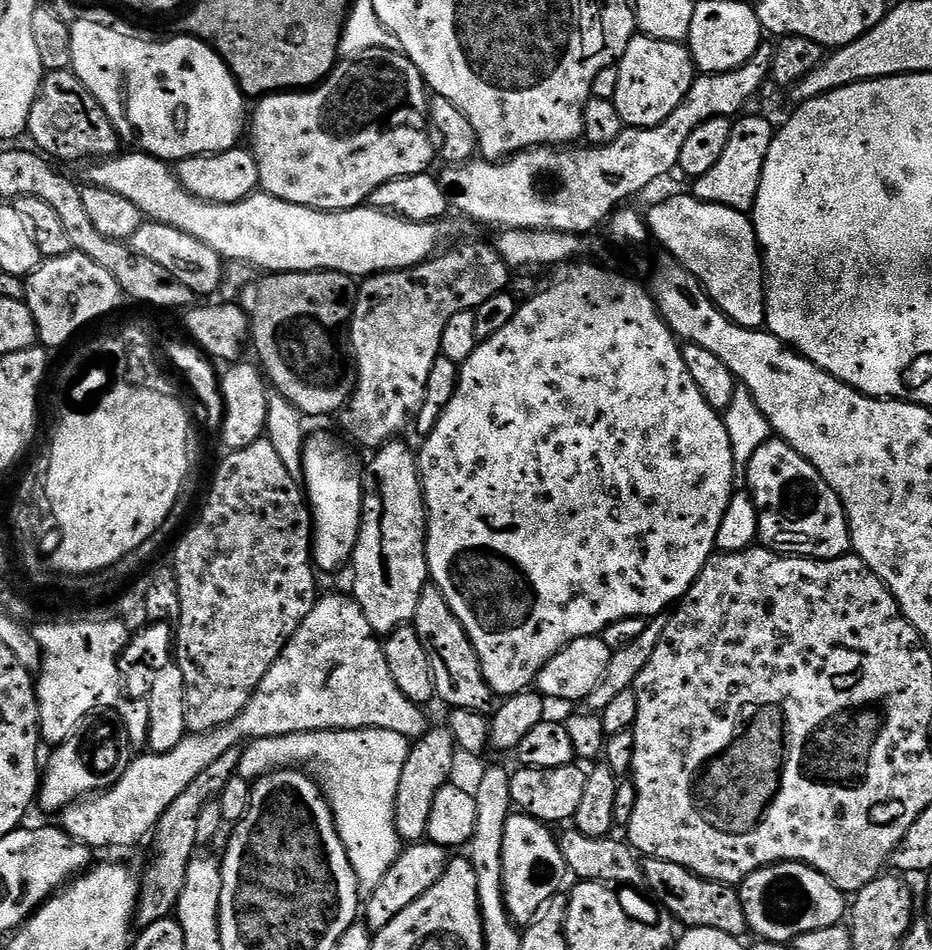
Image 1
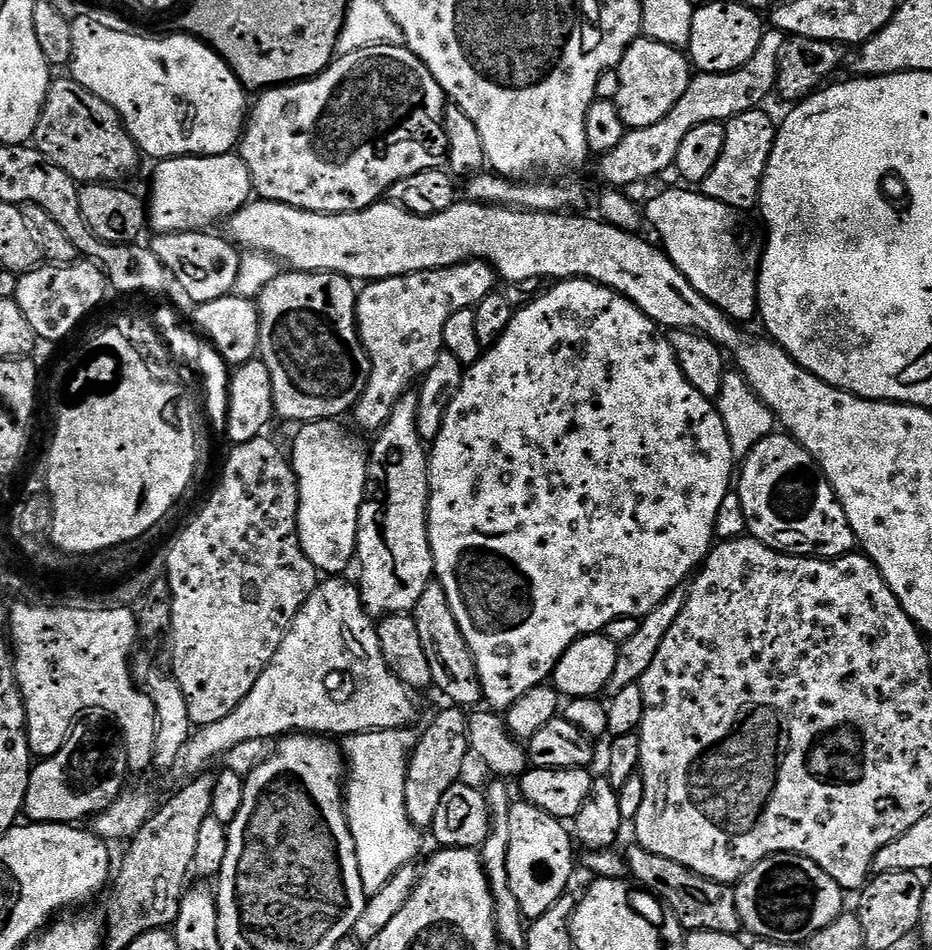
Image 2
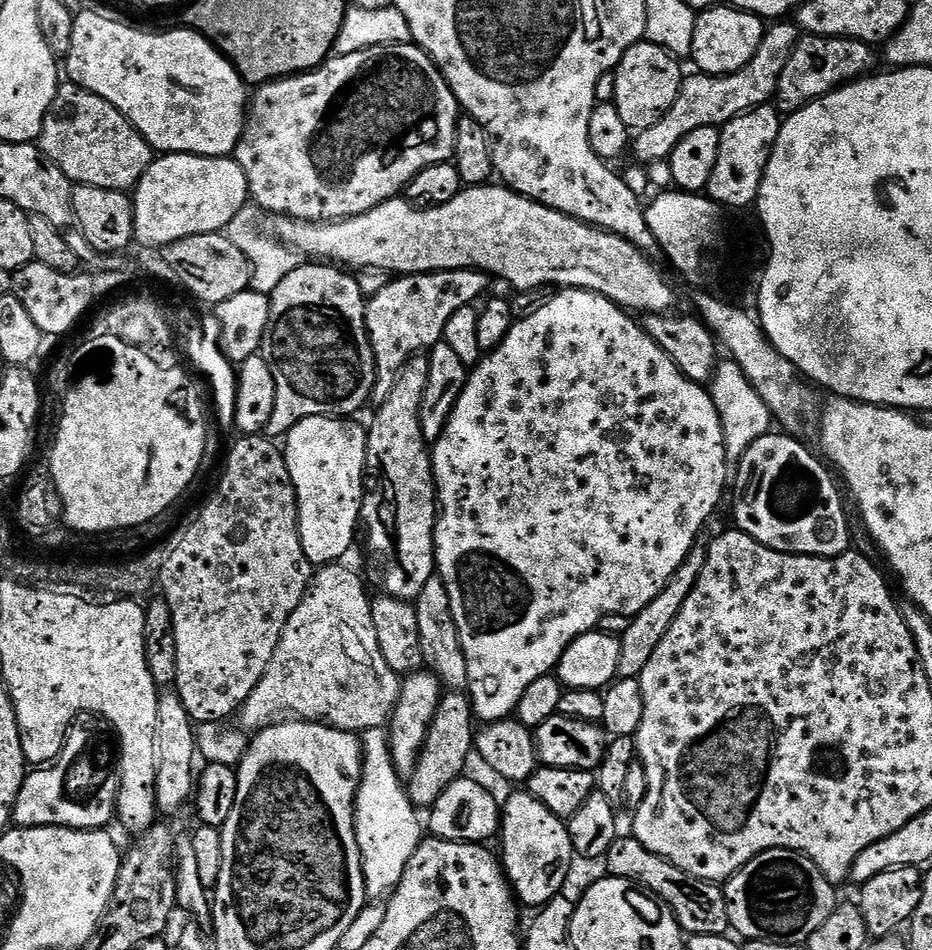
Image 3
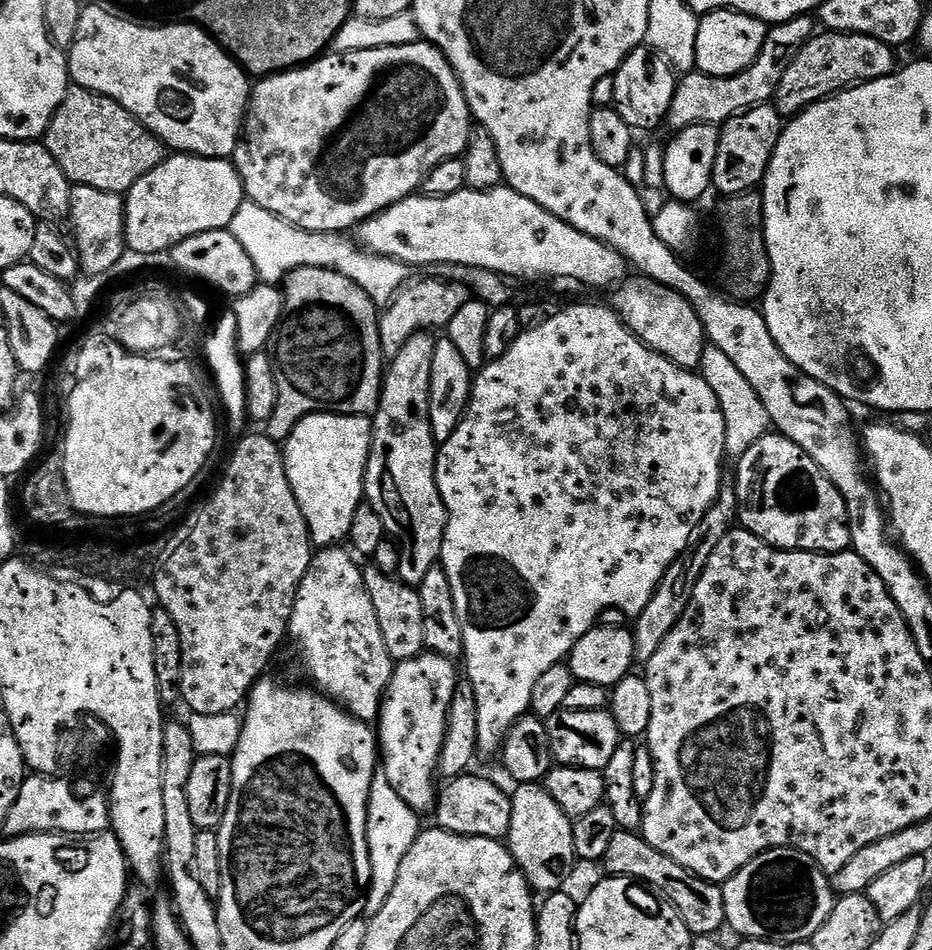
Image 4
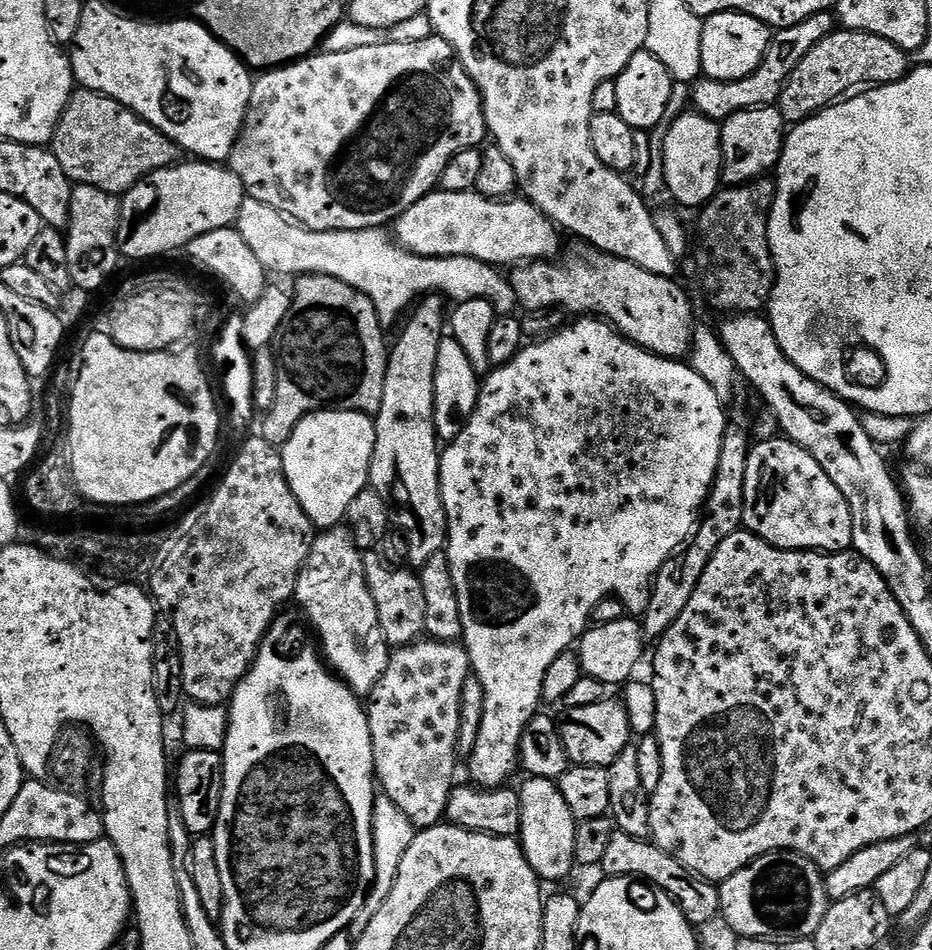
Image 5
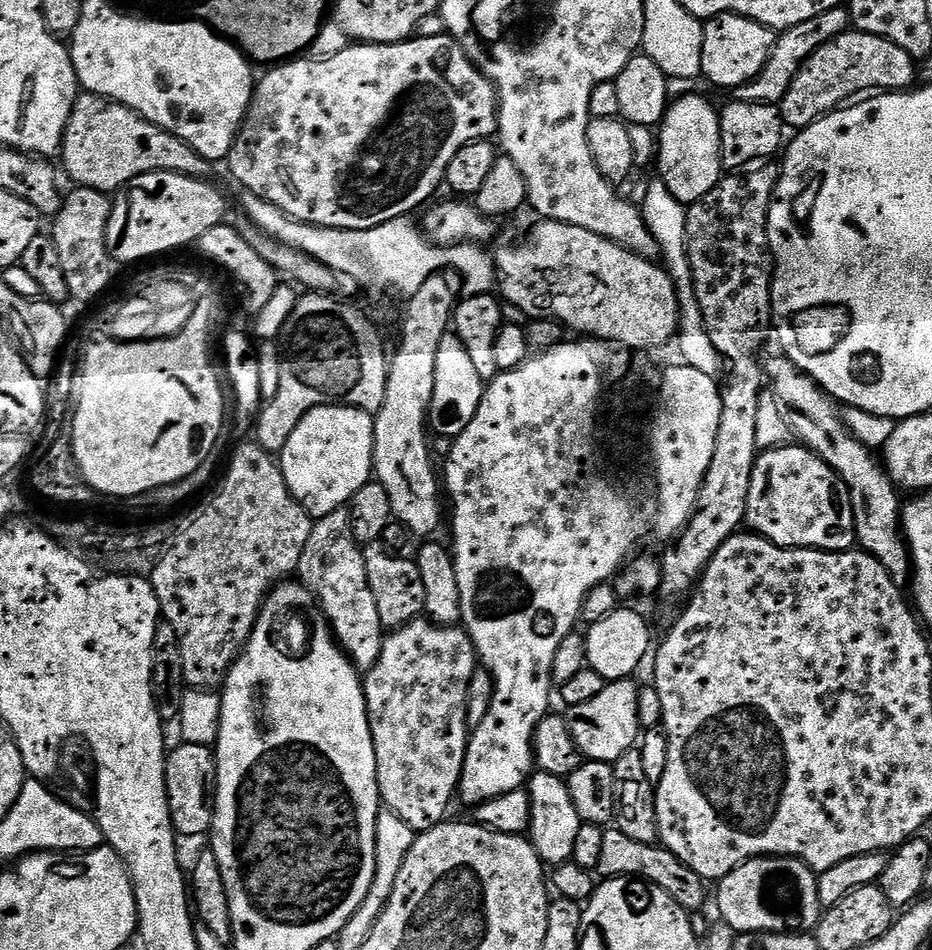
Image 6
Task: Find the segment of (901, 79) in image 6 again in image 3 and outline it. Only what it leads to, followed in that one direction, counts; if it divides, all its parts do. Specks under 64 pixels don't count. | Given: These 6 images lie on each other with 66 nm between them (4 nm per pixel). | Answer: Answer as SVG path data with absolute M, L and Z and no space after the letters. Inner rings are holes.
M801 35L790 54L790 62L782 66L782 78L778 78L774 100L779 111L791 114L805 108L811 100L816 100L819 96L835 92L849 82L867 77L873 71L872 63L876 60L872 52L875 52L873 45L863 44L861 40L846 40L843 36Z

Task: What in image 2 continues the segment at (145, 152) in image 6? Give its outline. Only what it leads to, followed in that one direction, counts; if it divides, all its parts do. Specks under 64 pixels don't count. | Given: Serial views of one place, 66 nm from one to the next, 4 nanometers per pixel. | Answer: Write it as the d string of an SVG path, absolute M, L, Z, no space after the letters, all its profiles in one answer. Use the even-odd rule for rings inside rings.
M71 78L53 79L48 87L48 97L38 118L34 147L54 166L62 166L62 170L81 185L123 181L120 179L134 171L136 163L142 160L142 153L120 121L120 115L102 102L102 98Z

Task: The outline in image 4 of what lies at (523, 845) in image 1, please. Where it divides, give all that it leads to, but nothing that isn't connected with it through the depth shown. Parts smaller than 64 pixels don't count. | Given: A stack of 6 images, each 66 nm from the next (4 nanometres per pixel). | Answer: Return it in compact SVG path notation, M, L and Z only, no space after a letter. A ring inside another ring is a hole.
M543 783L521 784L515 790L517 792L511 793L512 813L510 830L506 837L508 849L527 878L533 893L551 894L561 891L566 876L577 864L572 833L573 817L564 813L562 806L558 806L558 802L550 798Z

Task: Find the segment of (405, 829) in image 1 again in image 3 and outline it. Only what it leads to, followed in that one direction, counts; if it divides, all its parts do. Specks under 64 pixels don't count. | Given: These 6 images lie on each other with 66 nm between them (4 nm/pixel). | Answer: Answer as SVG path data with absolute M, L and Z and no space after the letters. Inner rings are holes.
M448 690L440 697L440 706L434 716L434 722L428 731L428 738L424 743L424 749L420 752L420 758L416 763L416 769L412 772L408 784L408 797L417 810L431 809L434 802L450 786L450 782L461 779L465 775L464 767L468 759L474 756L474 713L472 701L464 690Z

